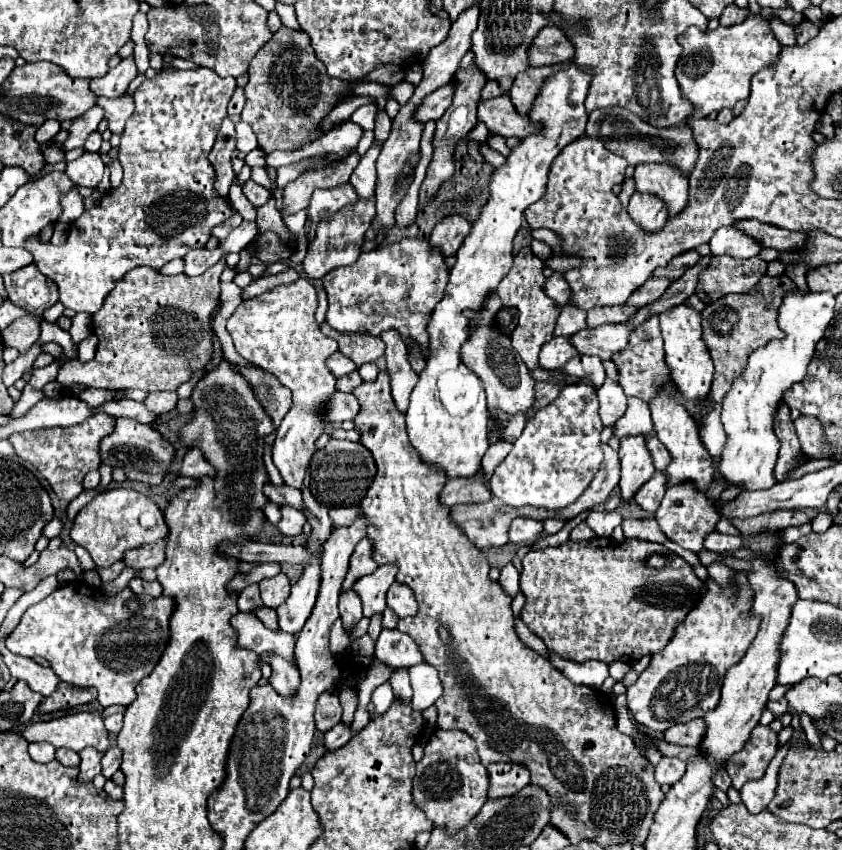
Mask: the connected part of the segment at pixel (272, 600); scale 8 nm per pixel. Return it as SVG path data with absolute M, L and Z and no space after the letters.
M278 573L276 577L260 581L260 591L262 591L262 603L266 607L276 609L290 595L290 581L284 573Z

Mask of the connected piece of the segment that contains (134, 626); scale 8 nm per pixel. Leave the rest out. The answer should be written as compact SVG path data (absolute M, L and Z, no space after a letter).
M68 583L22 615L20 625L6 639L6 647L16 655L48 659L56 675L70 685L94 687L102 707L128 707L136 697L134 687L152 673L170 641L170 613L174 613L174 599L166 595L134 595L128 587L116 595L104 595L86 583Z

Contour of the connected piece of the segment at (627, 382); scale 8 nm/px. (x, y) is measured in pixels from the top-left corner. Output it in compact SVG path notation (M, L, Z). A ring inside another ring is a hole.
M650 317L650 321L644 321L630 333L630 345L622 353L614 353L612 357L616 369L618 369L618 383L624 389L628 397L638 397L646 403L654 399L658 389L666 385L670 379L670 369L664 363L664 349L662 349L662 337L658 331L658 317Z

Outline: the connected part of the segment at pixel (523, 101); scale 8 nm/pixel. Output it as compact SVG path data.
M566 63L552 65L552 67L530 67L530 69L526 69L526 73L518 73L514 79L514 85L510 87L510 93L508 93L516 111L520 115L526 115L532 107L534 97L538 95L538 89L546 81L546 77L564 67L566 67Z

